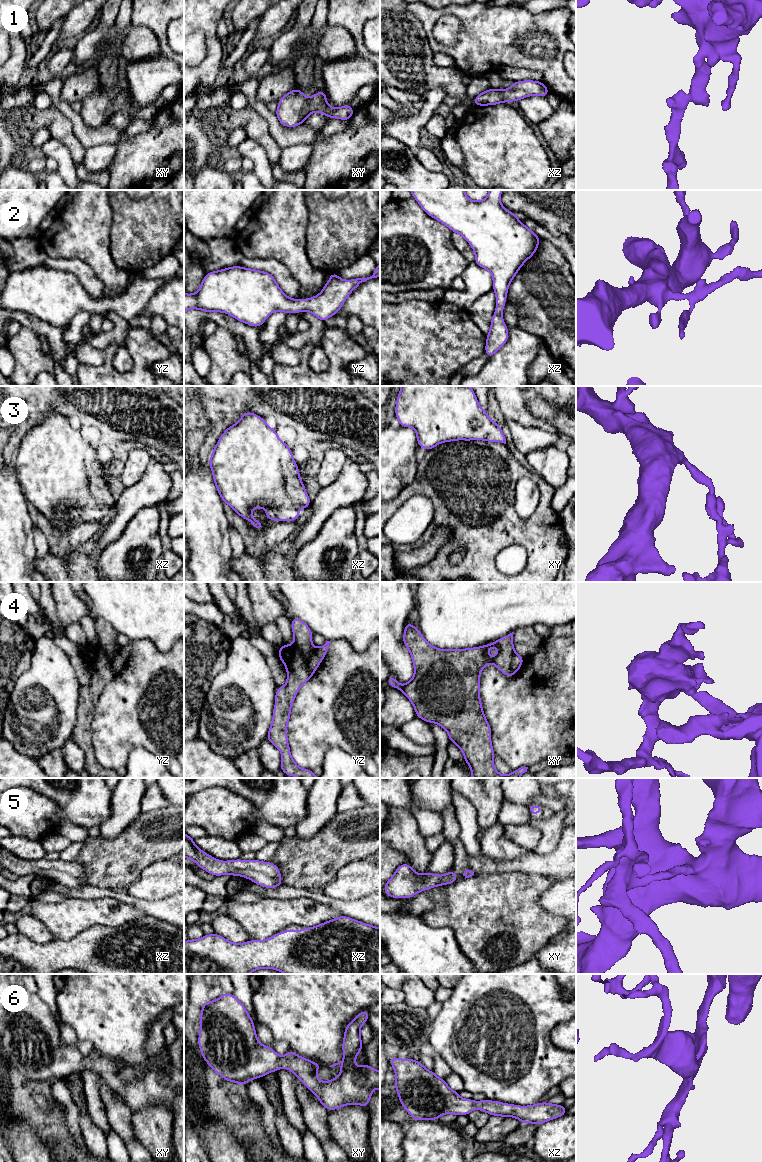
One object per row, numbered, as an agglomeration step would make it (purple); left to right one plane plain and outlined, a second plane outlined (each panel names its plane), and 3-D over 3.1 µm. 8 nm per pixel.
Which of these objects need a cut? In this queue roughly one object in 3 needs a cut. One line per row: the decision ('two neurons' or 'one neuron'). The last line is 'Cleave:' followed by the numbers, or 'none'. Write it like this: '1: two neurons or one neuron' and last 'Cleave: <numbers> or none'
1: one neuron
2: one neuron
3: one neuron
4: two neurons
5: one neuron
6: one neuron
Cleave: 4

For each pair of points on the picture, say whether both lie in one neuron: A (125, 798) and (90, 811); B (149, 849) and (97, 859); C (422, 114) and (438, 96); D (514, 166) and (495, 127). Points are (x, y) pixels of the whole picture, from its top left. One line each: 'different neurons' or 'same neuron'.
A: different neurons
B: same neuron
C: same neuron
D: same neuron

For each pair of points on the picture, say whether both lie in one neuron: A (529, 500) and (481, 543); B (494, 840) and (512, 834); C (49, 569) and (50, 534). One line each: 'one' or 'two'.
A: two
B: two
C: two

